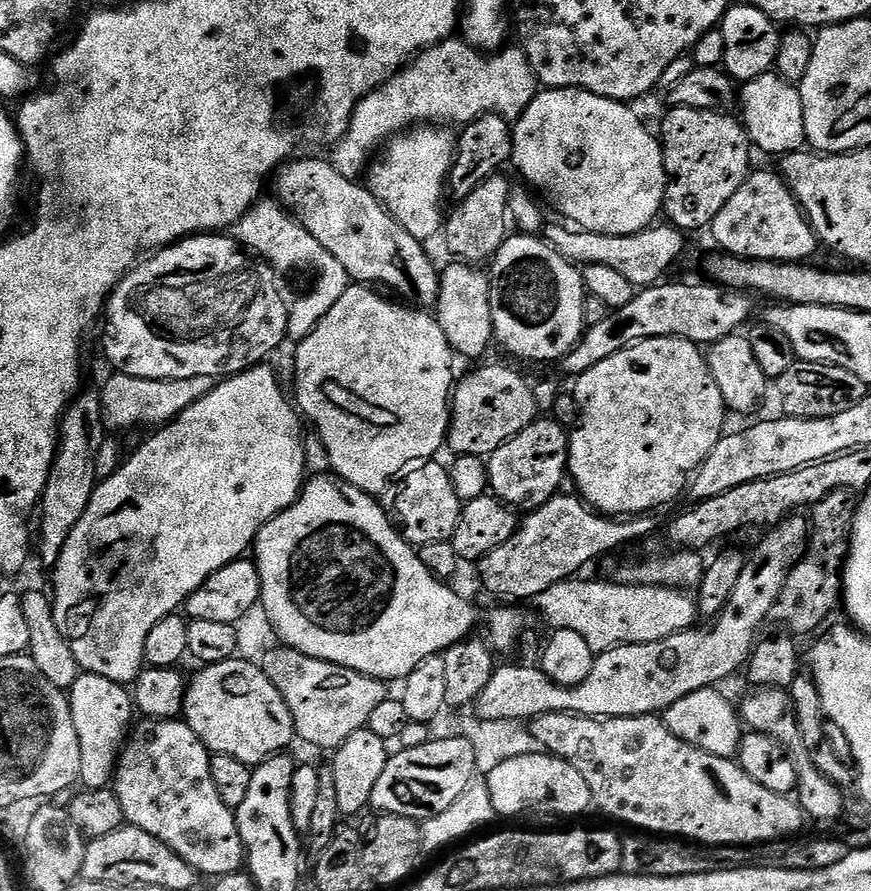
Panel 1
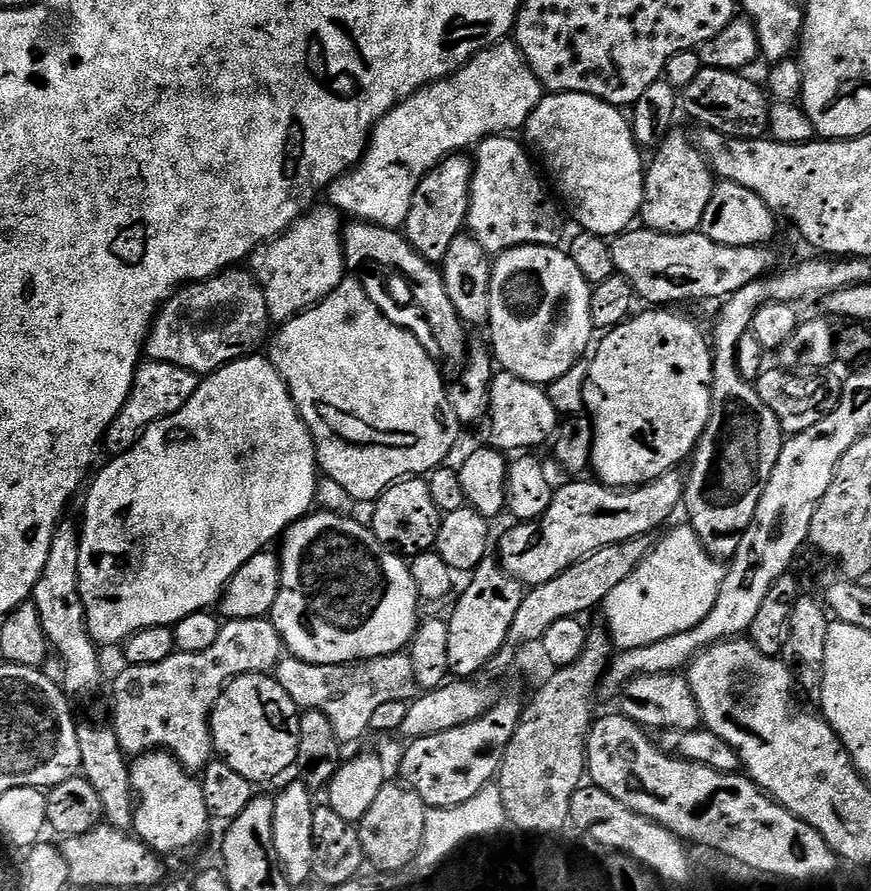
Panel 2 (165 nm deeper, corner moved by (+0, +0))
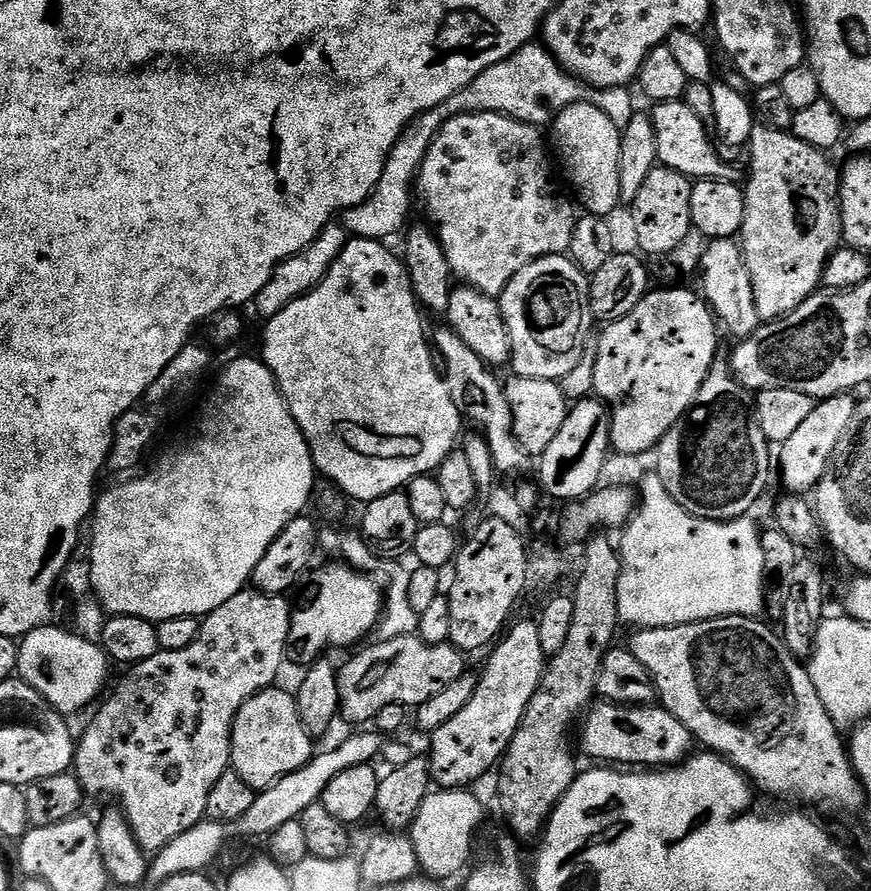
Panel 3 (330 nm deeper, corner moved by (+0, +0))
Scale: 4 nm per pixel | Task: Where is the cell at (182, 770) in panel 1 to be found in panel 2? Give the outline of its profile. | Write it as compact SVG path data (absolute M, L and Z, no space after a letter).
M144 752L130 764L130 786L135 803L131 831L137 840L155 852L184 852L200 844L208 836L208 827L214 824L202 794L199 779L183 768L170 752Z

